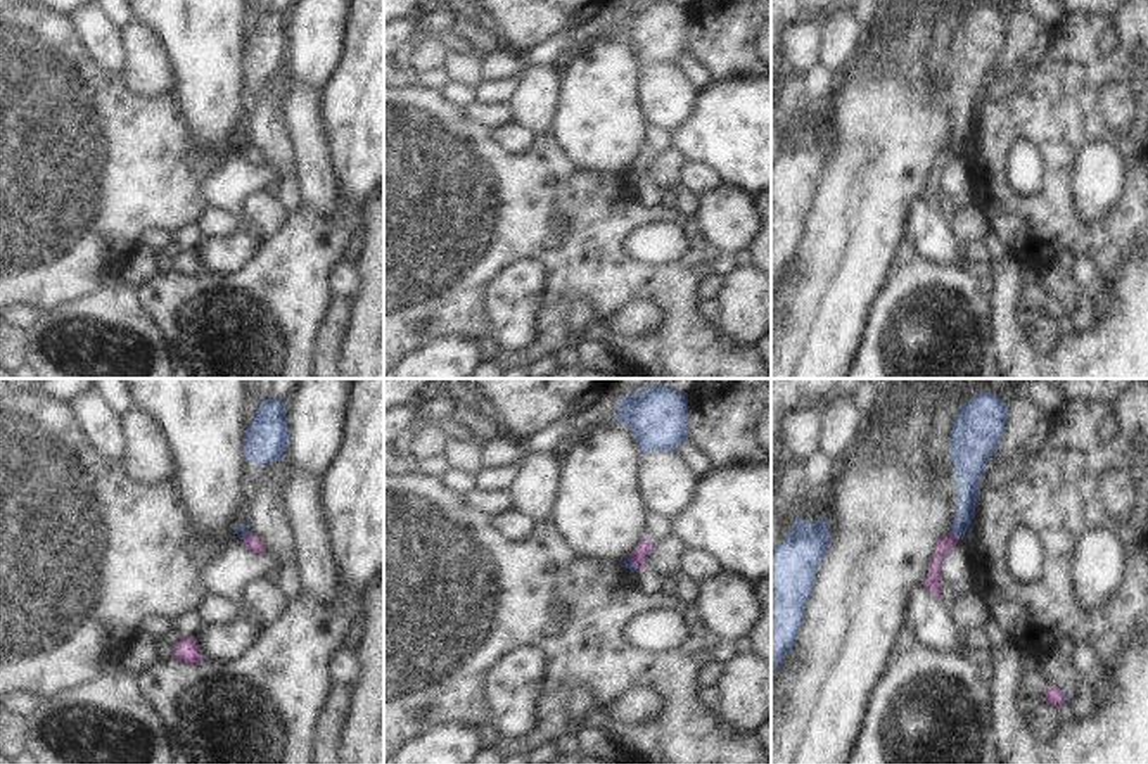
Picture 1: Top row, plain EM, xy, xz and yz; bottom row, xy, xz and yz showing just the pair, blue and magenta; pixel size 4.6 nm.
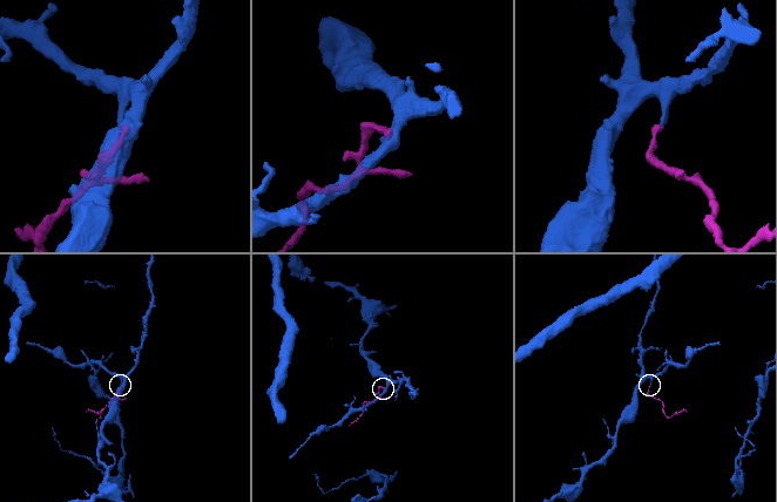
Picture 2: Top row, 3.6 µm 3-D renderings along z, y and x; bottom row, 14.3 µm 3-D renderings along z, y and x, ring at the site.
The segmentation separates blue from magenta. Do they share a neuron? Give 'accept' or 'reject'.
reject

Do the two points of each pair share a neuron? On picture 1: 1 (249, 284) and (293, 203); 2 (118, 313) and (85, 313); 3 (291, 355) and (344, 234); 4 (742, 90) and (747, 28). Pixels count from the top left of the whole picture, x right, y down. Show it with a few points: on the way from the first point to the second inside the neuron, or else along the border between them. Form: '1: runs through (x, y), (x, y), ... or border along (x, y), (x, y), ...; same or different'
1: border along (303, 204), (289, 215); different
2: runs through (109, 313), (94, 313); same
3: runs through (291, 324), (291, 284), (313, 261); same
4: border along (752, 75), (733, 75), (713, 82); different

